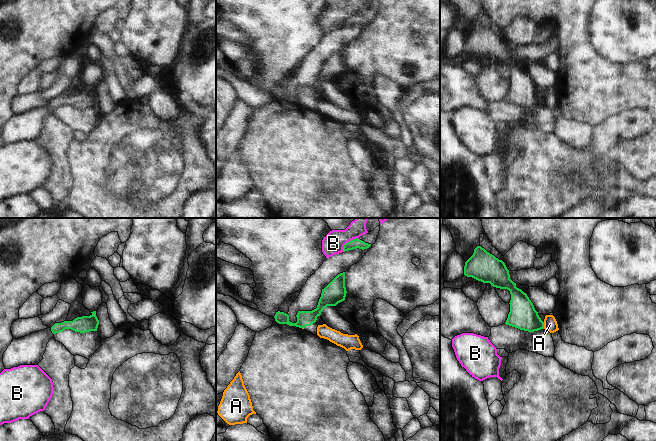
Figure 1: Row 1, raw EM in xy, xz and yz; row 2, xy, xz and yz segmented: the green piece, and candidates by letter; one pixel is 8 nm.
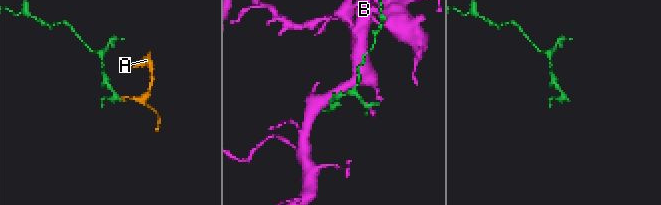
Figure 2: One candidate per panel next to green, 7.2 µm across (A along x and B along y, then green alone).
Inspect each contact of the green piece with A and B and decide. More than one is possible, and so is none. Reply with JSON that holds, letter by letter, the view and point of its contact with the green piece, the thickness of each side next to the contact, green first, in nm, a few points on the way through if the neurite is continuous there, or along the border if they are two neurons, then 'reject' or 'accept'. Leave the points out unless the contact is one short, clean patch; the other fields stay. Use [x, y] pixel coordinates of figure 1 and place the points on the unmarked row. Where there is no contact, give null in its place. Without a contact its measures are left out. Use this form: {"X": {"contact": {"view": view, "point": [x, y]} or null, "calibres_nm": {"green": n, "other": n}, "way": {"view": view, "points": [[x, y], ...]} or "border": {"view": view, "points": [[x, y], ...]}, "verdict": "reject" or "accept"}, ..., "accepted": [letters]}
{"A": {"contact": {"view": "yz", "point": [543, 101]}, "calibres_nm": {"green": 220, "other": 110}, "border": {"view": "yz", "points": [[543, 98], [544, 104]]}, "verdict": "reject"}, "B": {"contact": {"view": "xz", "point": [347, 18]}, "calibres_nm": {"green": 80, "other": 170}, "verdict": "reject"}, "accepted": []}

